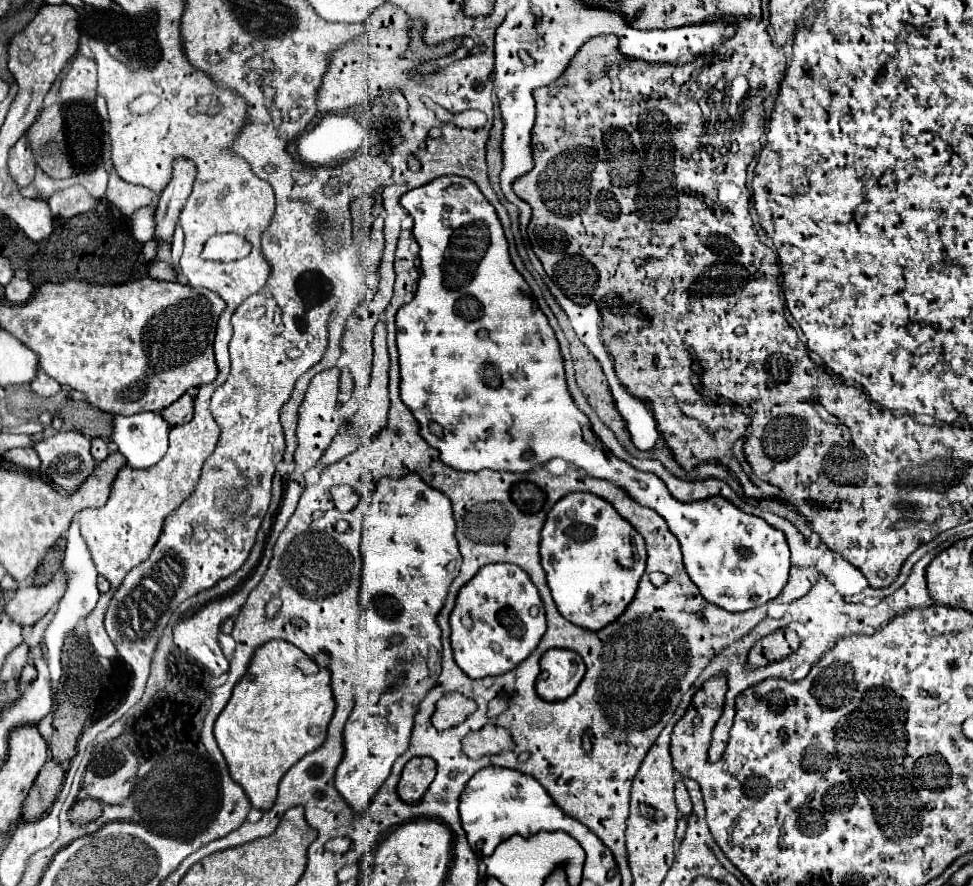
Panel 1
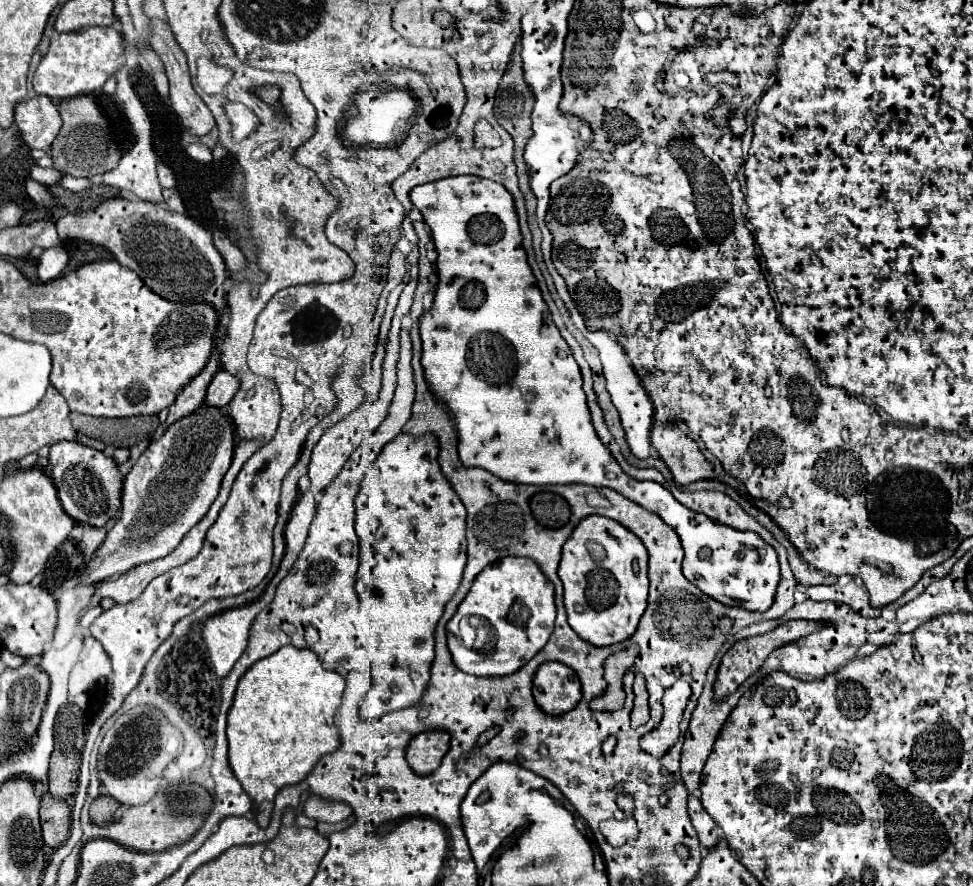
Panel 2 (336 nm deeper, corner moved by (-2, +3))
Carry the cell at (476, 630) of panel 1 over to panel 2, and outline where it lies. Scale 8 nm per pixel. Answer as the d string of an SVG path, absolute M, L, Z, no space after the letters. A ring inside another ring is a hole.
M504 557L486 569L480 571L480 575L474 579L472 589L464 597L464 601L458 605L456 615L448 621L448 647L454 659L454 665L474 677L496 677L496 675L510 675L518 671L522 665L526 665L548 641L554 629L554 617L556 617L556 607L554 607L554 585L544 577L544 573L538 569L538 565L532 559L526 557ZM478 615L490 621L490 625L496 629L496 651L492 655L484 655L472 649L466 649L460 641L458 629L454 629L454 623L458 623L462 617Z

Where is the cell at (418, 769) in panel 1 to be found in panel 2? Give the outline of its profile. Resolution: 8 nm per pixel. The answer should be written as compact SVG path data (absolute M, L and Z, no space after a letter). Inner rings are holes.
M424 731L416 735L406 749L406 761L410 769L418 775L434 773L448 751L448 739L450 737L446 731Z

